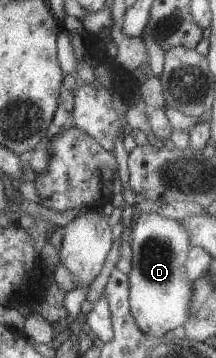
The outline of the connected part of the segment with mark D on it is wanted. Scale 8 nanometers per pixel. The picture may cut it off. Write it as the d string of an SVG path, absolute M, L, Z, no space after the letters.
M143 213L132 221L131 270L129 283L129 312L136 325L152 337L182 327L191 309L192 284L186 273L185 261L191 250L188 230L175 219L158 213Z

